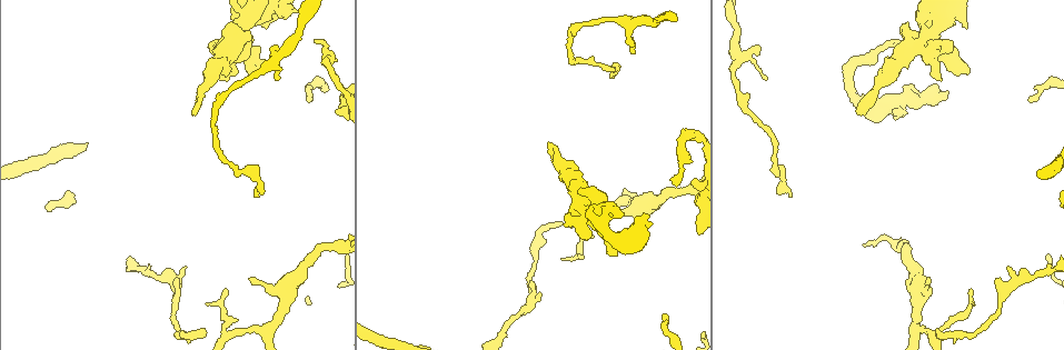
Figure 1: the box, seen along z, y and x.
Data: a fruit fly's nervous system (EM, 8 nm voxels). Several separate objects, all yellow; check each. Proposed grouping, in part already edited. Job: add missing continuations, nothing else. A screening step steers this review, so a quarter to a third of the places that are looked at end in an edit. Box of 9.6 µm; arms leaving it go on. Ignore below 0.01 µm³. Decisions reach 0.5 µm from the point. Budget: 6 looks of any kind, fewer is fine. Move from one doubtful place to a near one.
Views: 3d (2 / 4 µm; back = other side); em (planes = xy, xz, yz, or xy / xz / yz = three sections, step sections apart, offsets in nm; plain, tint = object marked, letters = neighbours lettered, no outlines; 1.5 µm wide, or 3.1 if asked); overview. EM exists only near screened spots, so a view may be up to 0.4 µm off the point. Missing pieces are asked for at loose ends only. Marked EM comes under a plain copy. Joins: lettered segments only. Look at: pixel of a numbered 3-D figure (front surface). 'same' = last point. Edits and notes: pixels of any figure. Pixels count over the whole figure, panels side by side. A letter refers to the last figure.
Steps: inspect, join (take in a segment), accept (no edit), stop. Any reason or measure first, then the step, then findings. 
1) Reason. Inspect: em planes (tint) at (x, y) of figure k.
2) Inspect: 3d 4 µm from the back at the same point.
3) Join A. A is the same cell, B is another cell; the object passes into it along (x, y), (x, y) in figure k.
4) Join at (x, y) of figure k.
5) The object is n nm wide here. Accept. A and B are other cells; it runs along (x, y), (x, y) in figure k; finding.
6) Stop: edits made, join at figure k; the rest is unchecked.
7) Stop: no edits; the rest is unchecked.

Inspect: 3d 2 µm from the back at (892, 41) of figure 1.

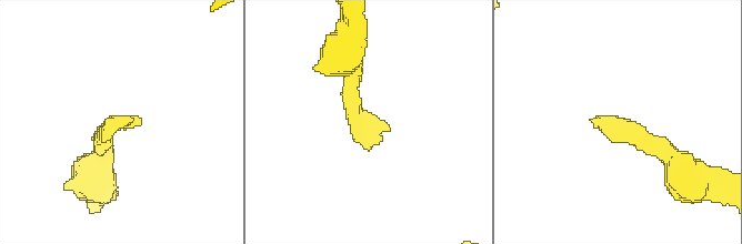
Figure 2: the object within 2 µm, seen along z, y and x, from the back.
Shape alone is not enough. Inspect: em xy step 8 (letters) at (610, 119) of figure 2.

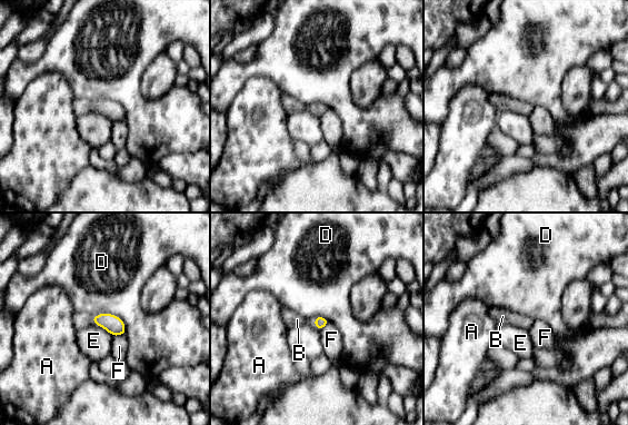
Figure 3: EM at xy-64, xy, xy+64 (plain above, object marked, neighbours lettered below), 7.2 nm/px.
Join B. B is the same cell, A, D, E and F are other cells; the object passes into it along (319, 322), (315, 323), (297, 319) in figure 3; it goes on there.

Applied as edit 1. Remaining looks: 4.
Inspect: overview.

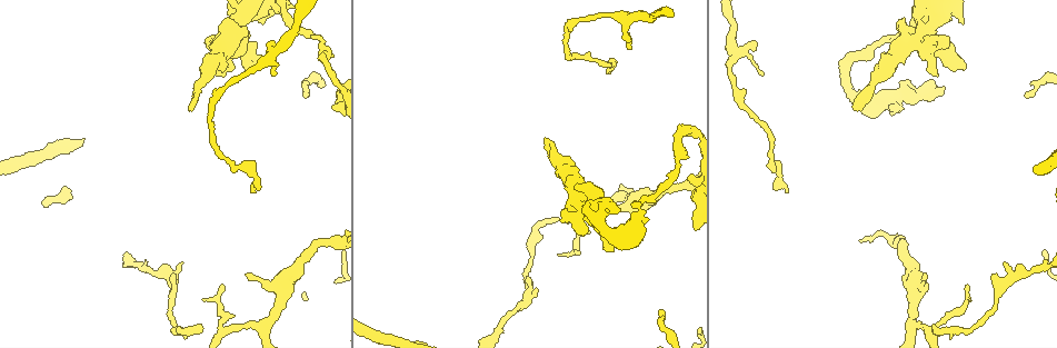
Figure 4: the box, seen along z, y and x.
Tapers out. Inspect: 3d 2 µm at (190, 109) of figure 4.

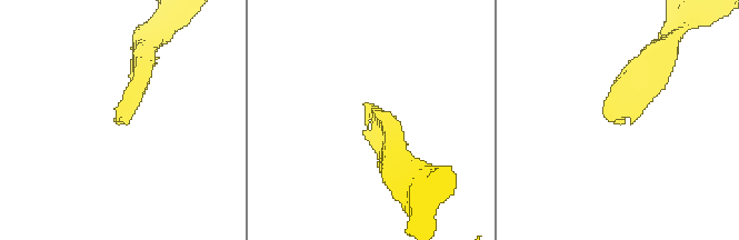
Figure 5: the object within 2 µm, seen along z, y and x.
Now the EM. Inspect: em yz step 4 (tint) at (366, 135) of figure 5.

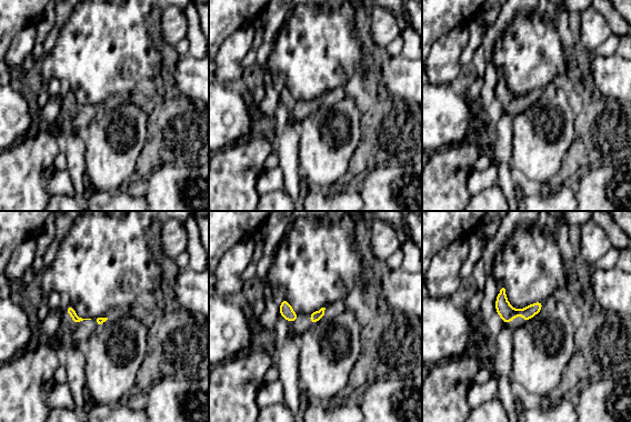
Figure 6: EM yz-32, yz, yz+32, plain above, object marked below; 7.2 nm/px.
Inspect: em planes (letters) at the same point.

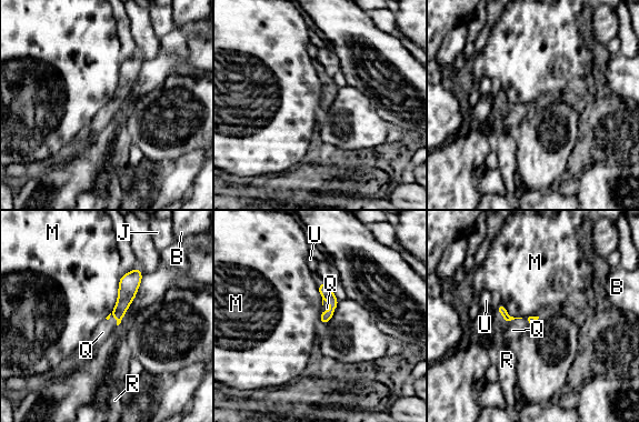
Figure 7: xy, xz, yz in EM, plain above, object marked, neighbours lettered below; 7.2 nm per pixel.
Join Q. Q is the same cell, B, J, M, R and U are other cells; the object passes into it along (327, 293), (329, 304), (327, 308) in figure 7; it goes on there.

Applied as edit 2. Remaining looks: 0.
Stop: edits made, join at figure 3, join at figure 7; the rest is unchecked.

